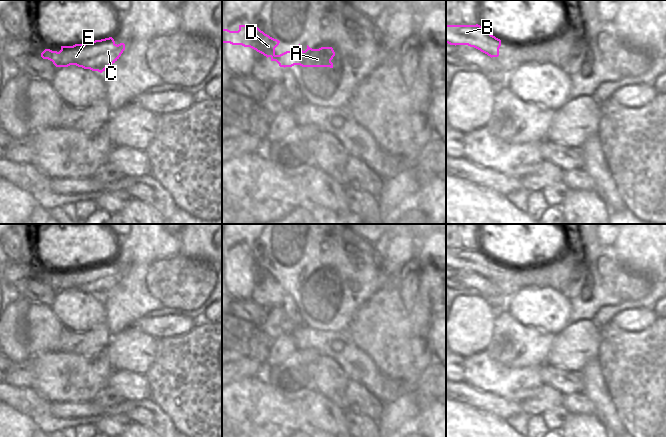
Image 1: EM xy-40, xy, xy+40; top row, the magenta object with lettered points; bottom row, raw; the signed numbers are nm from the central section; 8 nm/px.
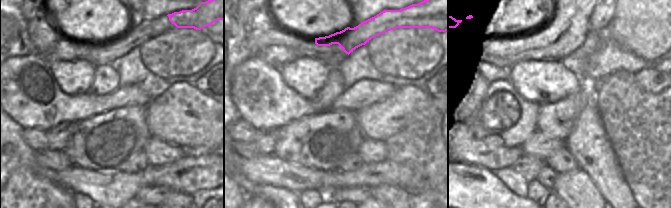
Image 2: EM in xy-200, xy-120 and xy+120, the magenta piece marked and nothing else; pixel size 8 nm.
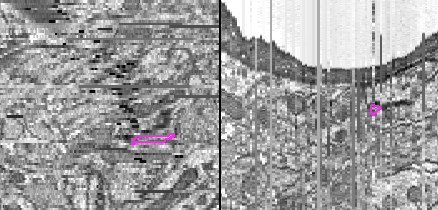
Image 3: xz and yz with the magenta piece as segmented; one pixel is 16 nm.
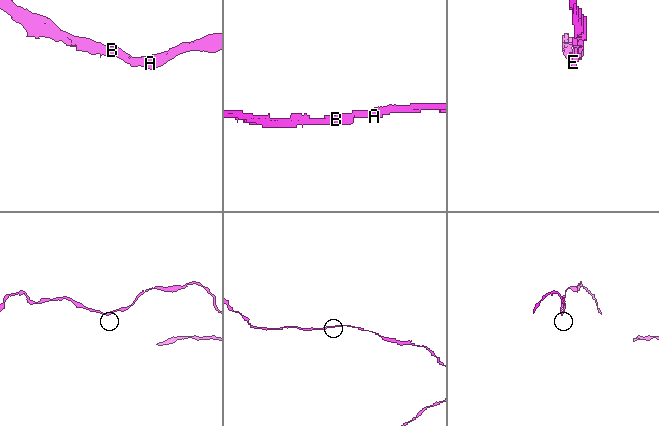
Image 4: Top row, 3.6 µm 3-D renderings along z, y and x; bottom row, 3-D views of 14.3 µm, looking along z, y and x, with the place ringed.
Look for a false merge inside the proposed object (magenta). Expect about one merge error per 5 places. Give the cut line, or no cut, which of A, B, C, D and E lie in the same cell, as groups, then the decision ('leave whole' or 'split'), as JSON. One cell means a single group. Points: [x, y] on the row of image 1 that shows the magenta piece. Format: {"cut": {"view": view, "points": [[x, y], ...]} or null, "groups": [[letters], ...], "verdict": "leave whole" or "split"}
{"cut": null, "groups": [["A", "B", "C", "D", "E"]], "verdict": "leave whole"}

